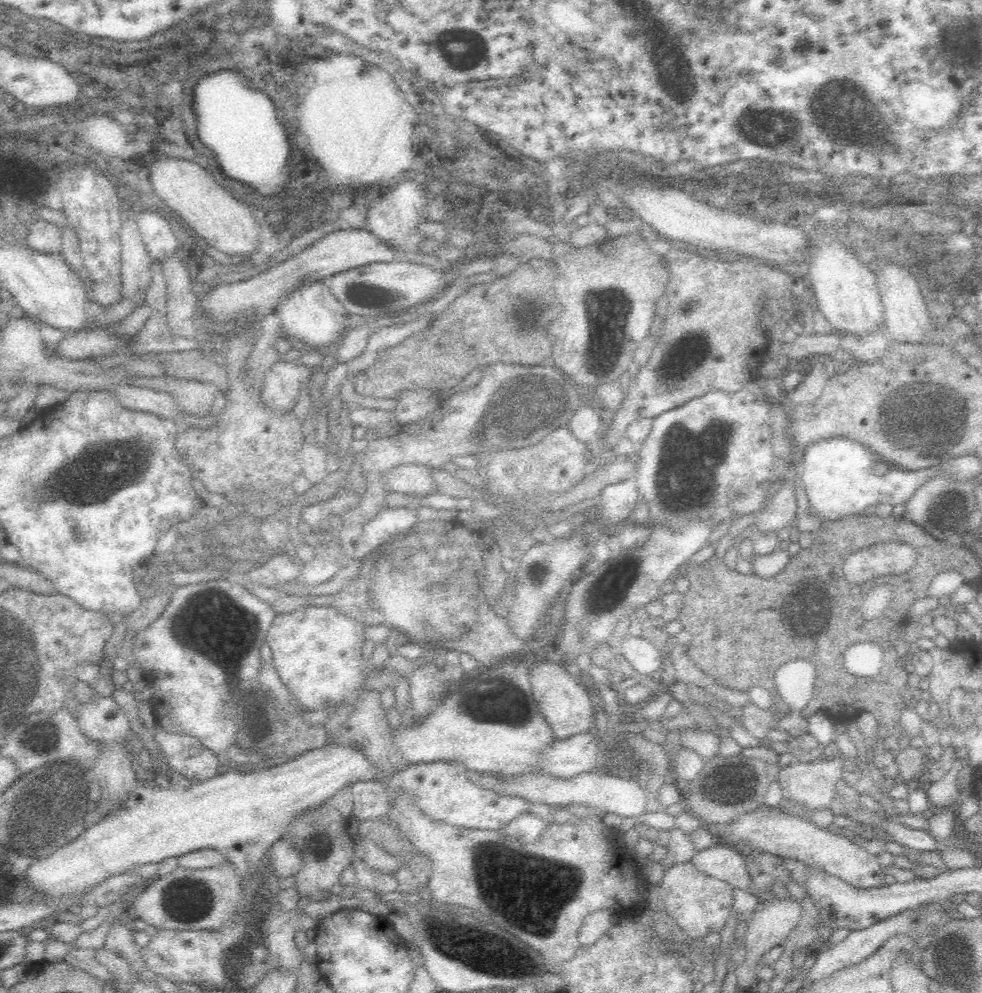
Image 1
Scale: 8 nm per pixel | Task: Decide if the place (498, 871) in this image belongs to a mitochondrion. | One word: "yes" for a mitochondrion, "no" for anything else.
yes

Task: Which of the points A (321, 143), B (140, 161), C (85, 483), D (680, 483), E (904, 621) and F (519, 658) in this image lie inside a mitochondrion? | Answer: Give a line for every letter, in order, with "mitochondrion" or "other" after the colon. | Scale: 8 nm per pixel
A: mitochondrion
B: other
C: mitochondrion
D: mitochondrion
E: other
F: other

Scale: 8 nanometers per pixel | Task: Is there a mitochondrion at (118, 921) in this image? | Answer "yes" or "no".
no

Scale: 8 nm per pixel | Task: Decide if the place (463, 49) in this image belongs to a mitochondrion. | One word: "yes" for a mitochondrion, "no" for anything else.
yes

